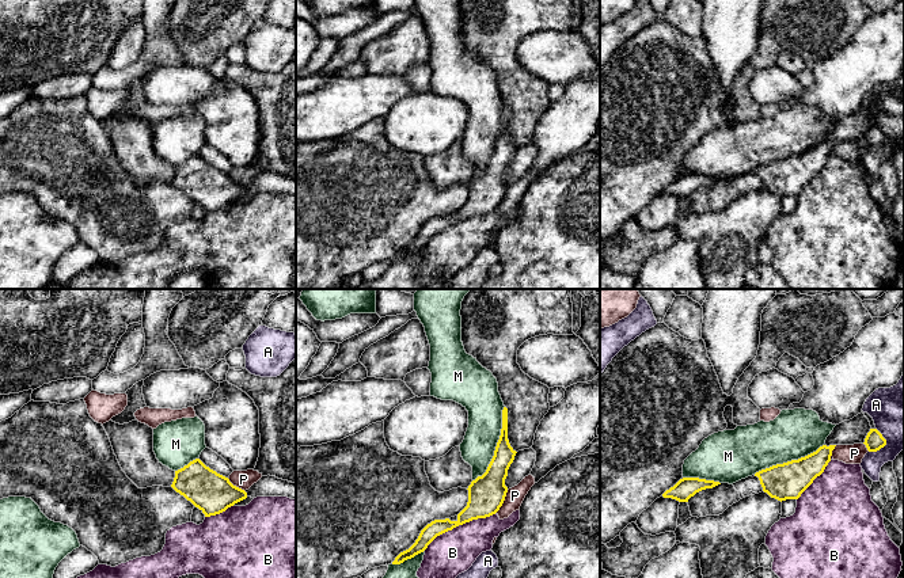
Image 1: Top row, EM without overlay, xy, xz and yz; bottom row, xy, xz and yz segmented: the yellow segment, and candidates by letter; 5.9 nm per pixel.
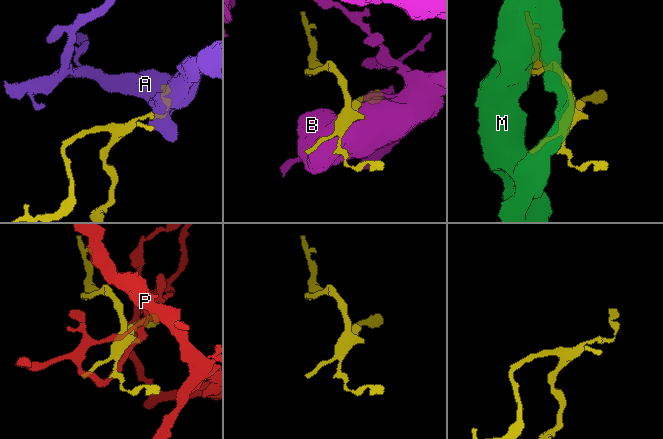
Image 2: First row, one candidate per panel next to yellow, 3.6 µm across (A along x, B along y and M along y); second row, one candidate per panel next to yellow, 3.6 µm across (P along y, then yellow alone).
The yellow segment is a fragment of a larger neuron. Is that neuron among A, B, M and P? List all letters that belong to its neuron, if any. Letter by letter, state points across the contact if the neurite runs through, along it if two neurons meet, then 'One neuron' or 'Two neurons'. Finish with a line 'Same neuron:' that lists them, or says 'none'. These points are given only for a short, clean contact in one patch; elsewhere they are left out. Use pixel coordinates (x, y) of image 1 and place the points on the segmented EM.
A: Two neurons
B: Two neurons
M: Two neurons
P: Two neurons
Same neuron: none

